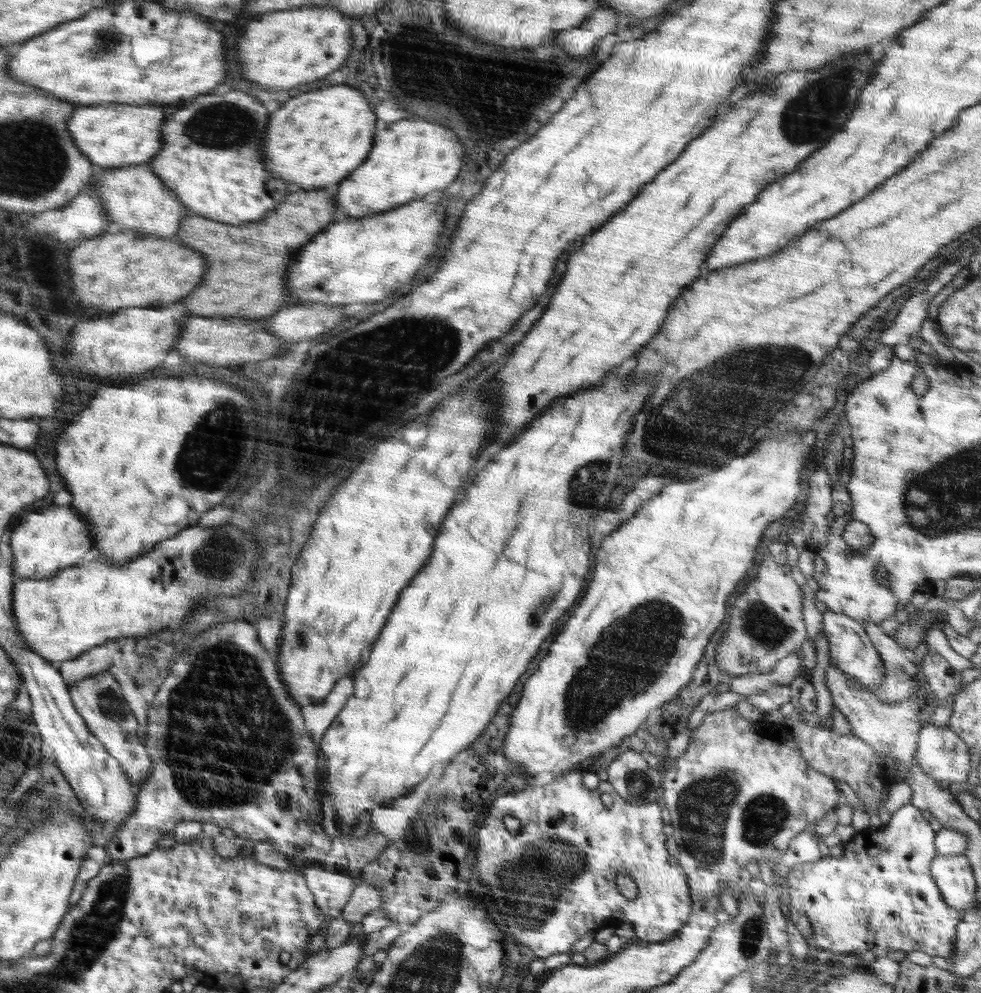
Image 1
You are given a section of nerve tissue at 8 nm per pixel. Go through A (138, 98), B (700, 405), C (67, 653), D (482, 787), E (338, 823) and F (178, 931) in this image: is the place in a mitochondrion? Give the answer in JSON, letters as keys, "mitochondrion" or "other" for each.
{"A":"other","B":"mitochondrion","C":"other","D":"other","E":"other","F":"other"}

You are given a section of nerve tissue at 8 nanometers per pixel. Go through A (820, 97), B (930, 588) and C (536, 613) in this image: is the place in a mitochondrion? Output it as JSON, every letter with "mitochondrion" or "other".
{"A":"mitochondrion","B":"other","C":"mitochondrion"}

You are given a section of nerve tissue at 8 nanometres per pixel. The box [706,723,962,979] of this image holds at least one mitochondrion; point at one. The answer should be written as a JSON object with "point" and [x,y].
{"point":[750,942]}

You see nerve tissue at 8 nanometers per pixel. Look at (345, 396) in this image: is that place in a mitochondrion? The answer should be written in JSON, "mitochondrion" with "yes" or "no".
{"mitochondrion":"yes"}

